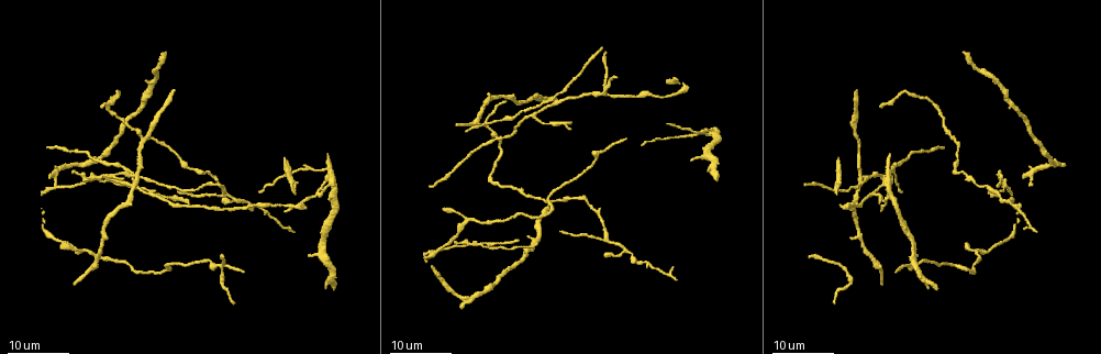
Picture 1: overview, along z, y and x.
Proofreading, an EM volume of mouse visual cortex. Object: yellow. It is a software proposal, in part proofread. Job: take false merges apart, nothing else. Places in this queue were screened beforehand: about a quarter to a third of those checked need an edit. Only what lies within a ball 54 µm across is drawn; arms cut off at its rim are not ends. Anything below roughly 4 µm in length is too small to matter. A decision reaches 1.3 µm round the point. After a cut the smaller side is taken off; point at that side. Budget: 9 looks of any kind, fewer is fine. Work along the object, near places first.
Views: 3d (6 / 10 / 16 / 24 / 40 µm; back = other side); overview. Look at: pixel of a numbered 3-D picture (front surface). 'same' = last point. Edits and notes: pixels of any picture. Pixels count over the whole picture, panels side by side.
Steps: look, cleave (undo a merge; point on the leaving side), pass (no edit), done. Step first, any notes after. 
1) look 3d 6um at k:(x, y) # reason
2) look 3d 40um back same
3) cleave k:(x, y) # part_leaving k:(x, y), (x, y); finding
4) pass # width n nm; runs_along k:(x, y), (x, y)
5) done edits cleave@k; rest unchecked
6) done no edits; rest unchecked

look 3d 16um at 1:(83, 248) # three arms meet

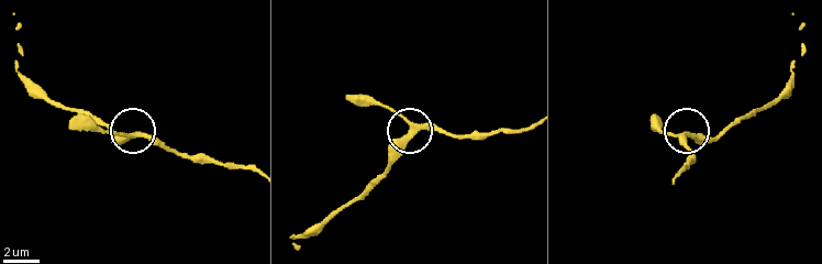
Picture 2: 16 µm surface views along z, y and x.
look 3d 6um at 2:(413, 127)

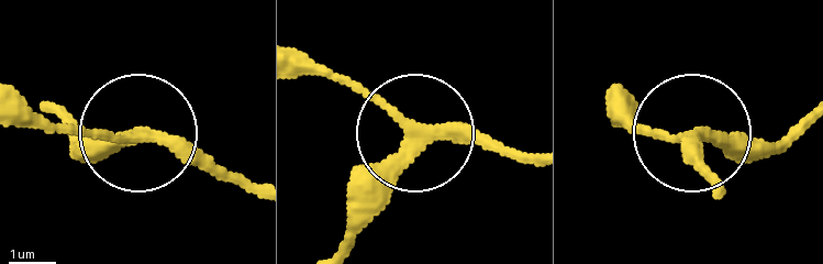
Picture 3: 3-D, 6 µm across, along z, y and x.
pass # side_arm 5 um; runs_along 3:(251, 193), (144, 138), (54, 130); continuous, no second neuron

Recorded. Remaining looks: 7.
look 3d 24um at 1:(150, 194) # three-way junction

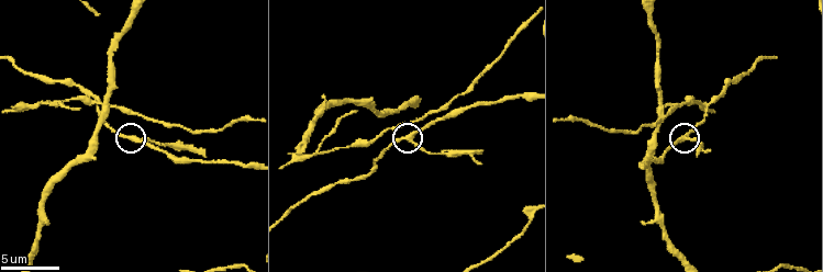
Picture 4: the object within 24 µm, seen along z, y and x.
look 3d 10um at 4:(410, 140) # zoom in

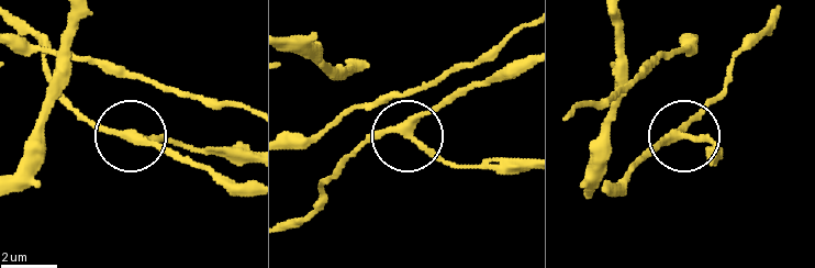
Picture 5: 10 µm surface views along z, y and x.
pass # arms 3; runs_along 5:(250, 190), (134, 138), (183, 143); all the same neuron

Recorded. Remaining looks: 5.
look 3d 10um at 4:(661, 107) # arms part here

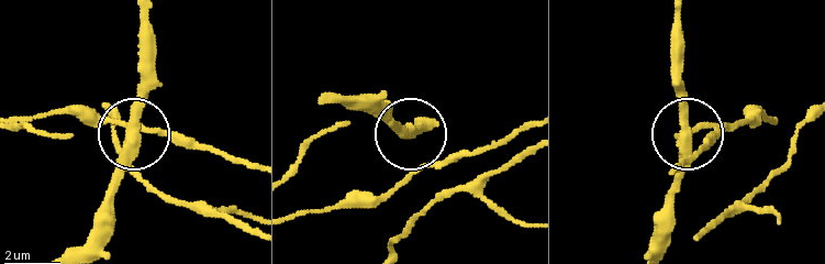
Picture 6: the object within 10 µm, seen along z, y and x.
pass # arms 3; runs_along 6:(698, 235), (788, 157), (794, 129), (688, 132), (681, 40); all the same neuron

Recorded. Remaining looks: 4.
look 3d 16um at 1:(221, 195) # arms part here

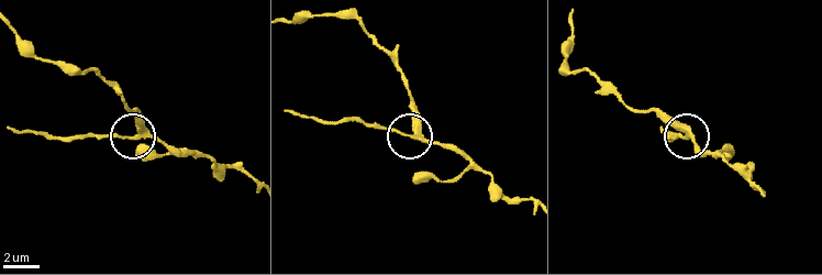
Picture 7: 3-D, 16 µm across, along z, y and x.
look 3d 10um at 7:(688, 133)

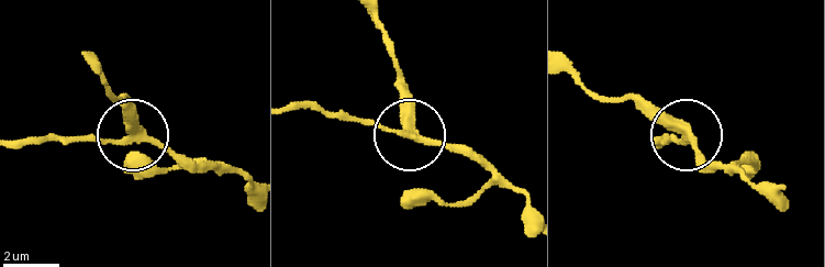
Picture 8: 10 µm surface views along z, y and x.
pass # continuous, no second neuron

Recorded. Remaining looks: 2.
done no edits; rest unchecked

